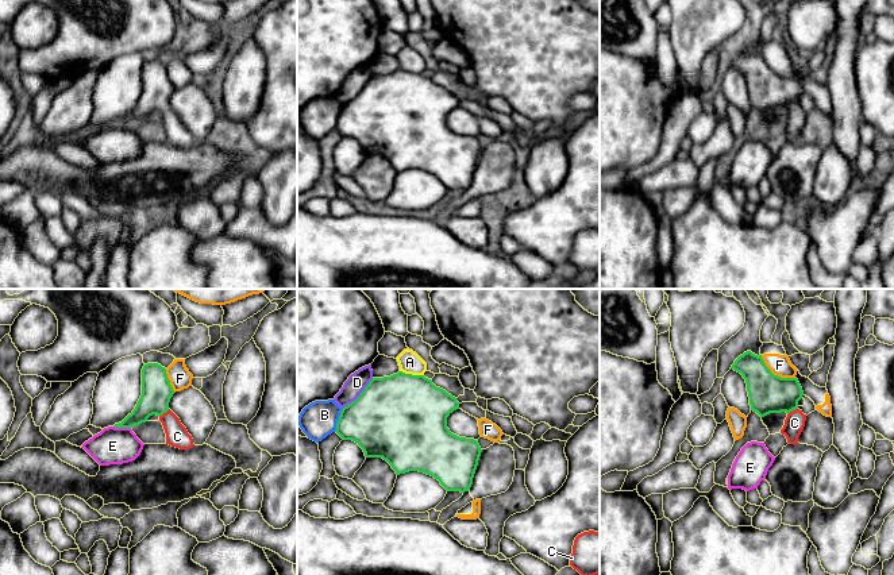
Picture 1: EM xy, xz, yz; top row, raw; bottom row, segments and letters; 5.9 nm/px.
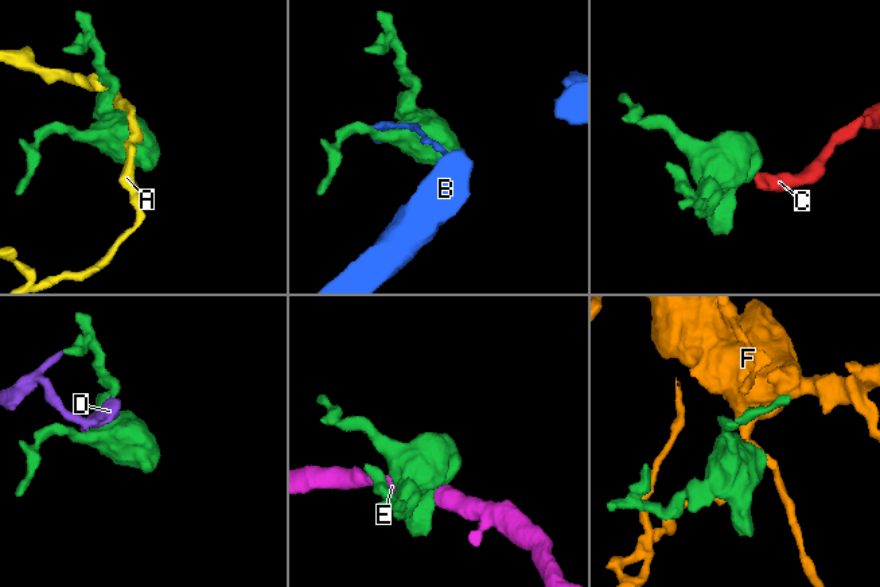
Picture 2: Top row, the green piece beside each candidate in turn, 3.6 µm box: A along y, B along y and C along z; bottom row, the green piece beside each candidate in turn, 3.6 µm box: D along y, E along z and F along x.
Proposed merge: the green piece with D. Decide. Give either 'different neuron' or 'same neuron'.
same neuron

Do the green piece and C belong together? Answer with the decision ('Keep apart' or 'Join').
Join

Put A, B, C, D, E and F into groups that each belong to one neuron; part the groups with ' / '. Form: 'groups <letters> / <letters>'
groups A / B / C D / E / F

